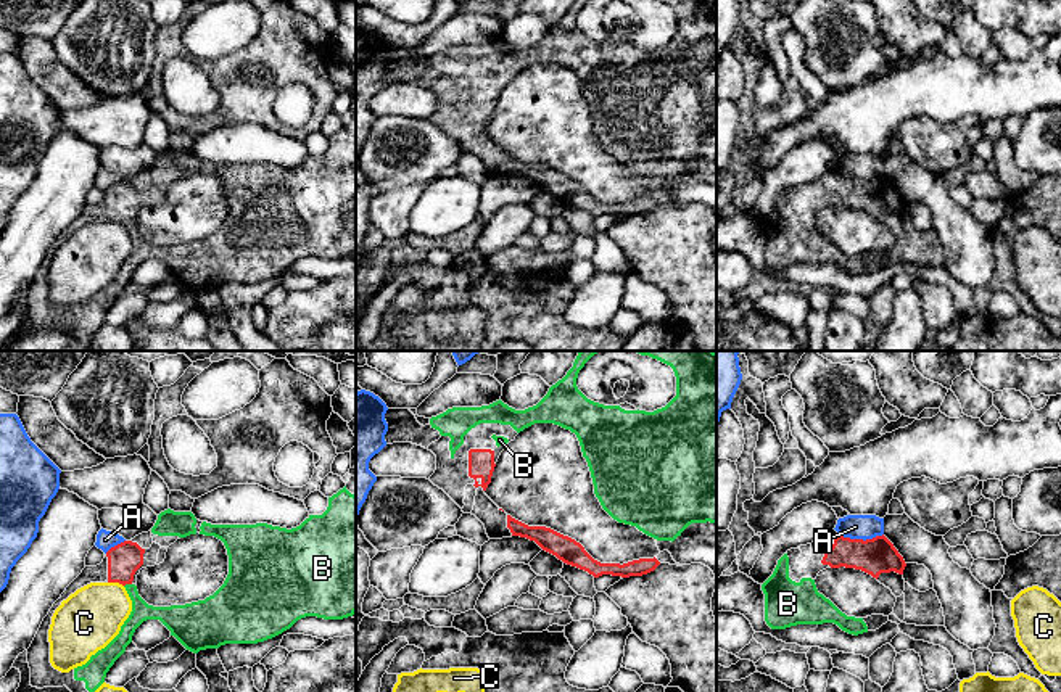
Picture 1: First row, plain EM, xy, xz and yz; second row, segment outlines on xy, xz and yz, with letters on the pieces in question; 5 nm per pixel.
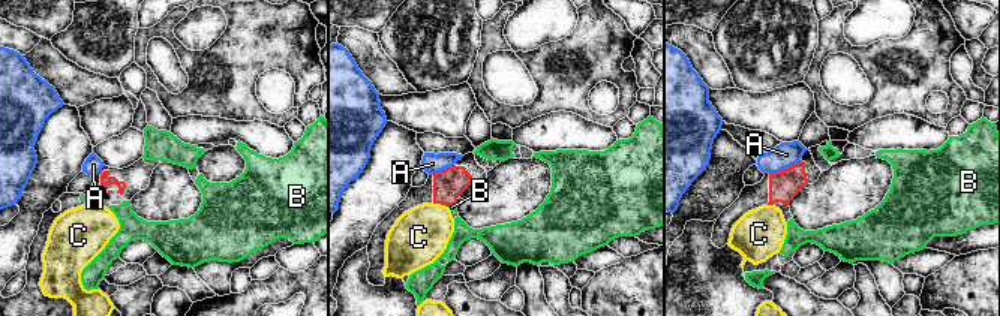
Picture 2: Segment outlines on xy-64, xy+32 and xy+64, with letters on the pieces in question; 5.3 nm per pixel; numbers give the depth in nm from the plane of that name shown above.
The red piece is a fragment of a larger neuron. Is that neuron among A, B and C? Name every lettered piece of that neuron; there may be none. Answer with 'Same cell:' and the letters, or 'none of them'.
Same cell: B

